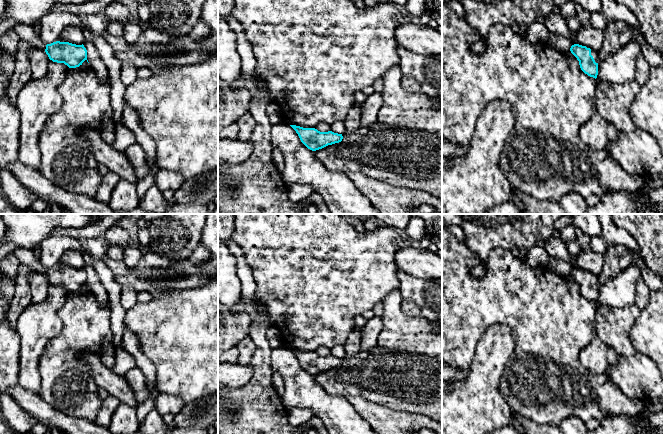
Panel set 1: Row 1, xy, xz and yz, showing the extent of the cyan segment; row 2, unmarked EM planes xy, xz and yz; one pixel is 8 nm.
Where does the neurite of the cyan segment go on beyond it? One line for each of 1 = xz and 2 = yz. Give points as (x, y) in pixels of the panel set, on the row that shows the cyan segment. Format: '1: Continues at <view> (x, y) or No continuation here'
1: No continuation here
2: Continues at yz (594, 53)

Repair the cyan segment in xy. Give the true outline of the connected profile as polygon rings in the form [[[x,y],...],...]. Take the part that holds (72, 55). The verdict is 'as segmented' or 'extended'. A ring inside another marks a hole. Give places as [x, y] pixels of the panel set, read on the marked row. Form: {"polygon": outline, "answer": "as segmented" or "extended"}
{"polygon": [[[56,41],[46,45],[46,54],[53,62],[64,63],[69,68],[76,68],[87,60],[87,50],[84,45]]], "answer": "as segmented"}

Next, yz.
{"polygon": [[[579,44],[572,45],[570,51],[579,61],[581,70],[588,76],[596,79],[599,59],[597,51]]], "answer": "extended"}

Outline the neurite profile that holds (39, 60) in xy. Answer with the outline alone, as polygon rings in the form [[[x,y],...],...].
[[[32,49],[29,53],[31,75],[33,80],[39,80],[46,76],[49,57],[41,49]]]

